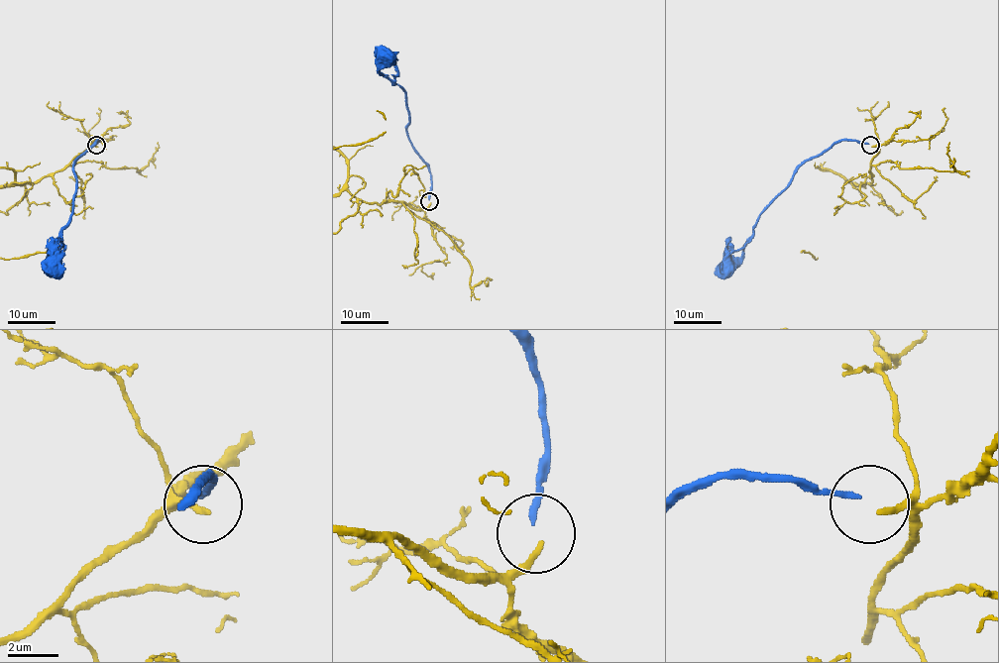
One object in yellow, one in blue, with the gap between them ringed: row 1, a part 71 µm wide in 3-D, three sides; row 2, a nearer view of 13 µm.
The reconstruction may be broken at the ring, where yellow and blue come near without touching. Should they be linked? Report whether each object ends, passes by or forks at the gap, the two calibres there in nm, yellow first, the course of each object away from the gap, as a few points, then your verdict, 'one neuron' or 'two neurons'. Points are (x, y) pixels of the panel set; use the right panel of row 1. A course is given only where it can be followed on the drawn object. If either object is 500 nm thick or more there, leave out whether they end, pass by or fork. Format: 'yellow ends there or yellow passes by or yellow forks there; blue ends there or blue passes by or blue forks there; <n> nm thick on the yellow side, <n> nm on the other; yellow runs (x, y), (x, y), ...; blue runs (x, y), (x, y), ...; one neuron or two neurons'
yellow ends there; blue ends there; 240 nm thick on the yellow side, 200 nm on the other; blue runs (869, 144), (834, 142), (804, 162), (762, 212), (752, 238), (734, 250), (721, 269), (725, 267); two neurons

